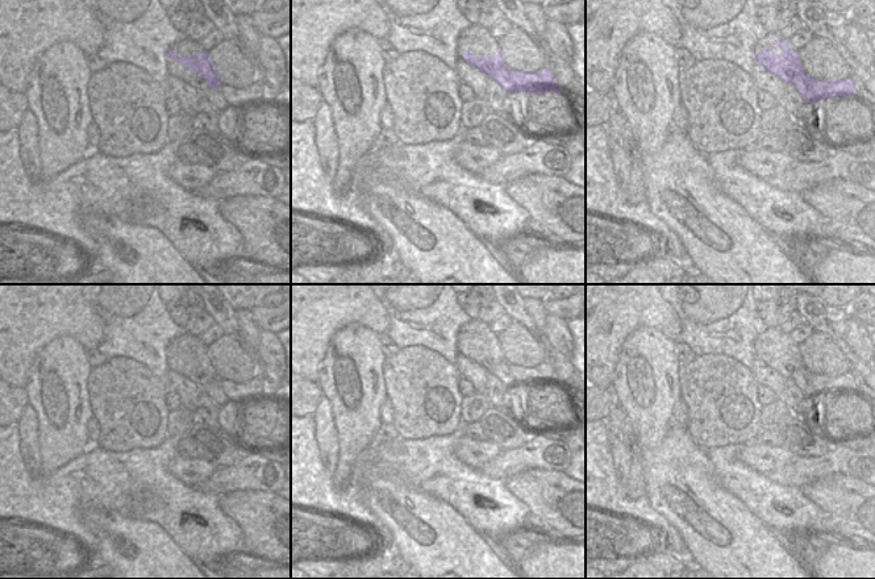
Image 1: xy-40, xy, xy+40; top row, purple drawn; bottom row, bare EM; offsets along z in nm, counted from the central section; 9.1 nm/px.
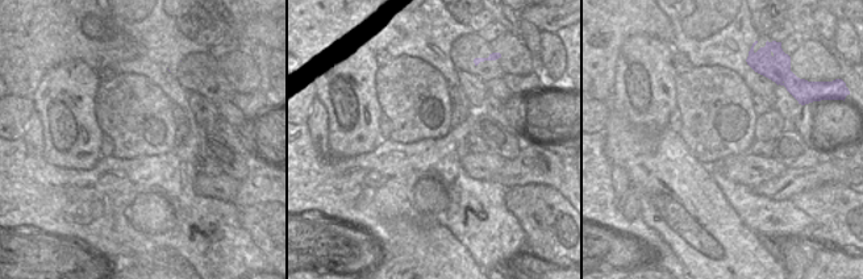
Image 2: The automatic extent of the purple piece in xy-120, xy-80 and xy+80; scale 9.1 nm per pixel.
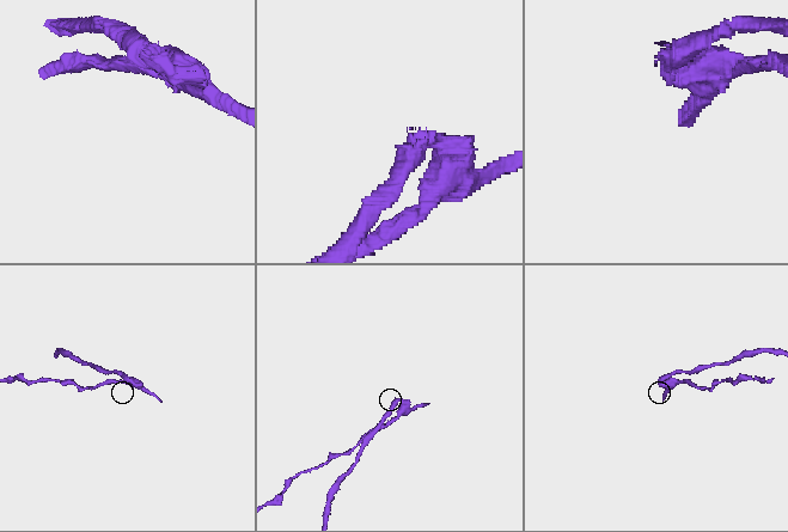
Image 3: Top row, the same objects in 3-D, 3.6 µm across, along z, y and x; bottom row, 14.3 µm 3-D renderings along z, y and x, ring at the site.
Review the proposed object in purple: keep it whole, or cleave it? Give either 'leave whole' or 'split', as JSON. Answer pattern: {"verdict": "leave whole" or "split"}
{"verdict": "split"}

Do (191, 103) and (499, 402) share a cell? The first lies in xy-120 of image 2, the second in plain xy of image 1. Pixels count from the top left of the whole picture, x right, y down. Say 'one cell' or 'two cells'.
one cell

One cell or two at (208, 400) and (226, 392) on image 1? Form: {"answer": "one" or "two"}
{"answer": "one"}

